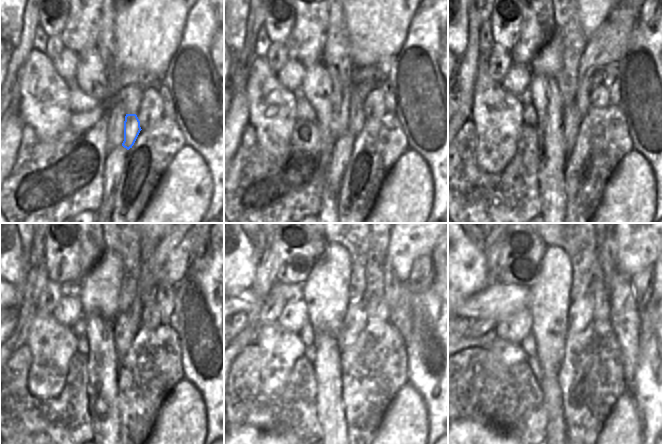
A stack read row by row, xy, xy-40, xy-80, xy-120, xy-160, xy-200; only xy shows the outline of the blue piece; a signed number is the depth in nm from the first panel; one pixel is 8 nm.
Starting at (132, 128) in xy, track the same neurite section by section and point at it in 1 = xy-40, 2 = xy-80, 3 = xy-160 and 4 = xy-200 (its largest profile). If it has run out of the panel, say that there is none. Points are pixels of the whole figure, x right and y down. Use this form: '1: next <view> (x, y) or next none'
1: next xy-40 (356, 119)
2: next xy-80 (606, 45)
3: next xy-160 (407, 243)
4: next xy-200 (639, 243)

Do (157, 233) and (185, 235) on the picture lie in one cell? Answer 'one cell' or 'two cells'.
two cells

